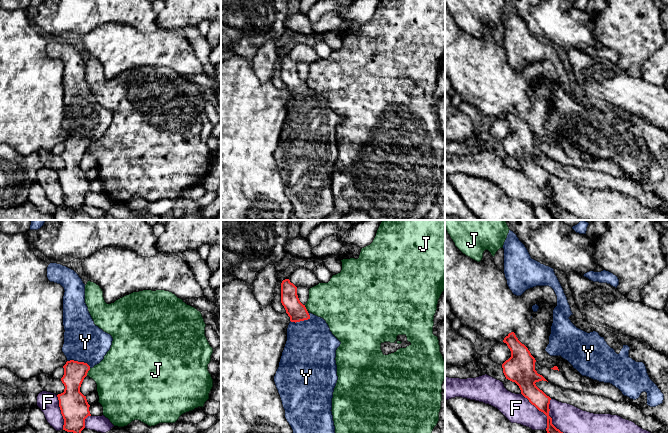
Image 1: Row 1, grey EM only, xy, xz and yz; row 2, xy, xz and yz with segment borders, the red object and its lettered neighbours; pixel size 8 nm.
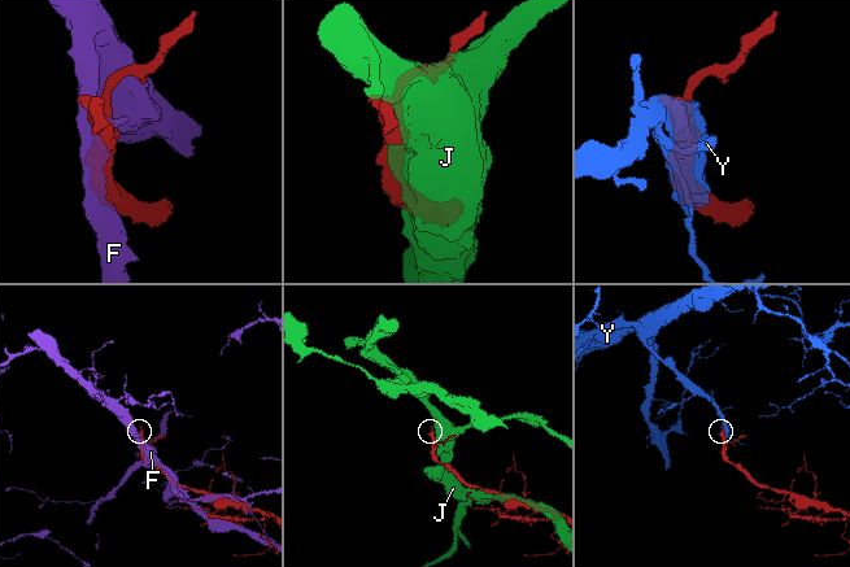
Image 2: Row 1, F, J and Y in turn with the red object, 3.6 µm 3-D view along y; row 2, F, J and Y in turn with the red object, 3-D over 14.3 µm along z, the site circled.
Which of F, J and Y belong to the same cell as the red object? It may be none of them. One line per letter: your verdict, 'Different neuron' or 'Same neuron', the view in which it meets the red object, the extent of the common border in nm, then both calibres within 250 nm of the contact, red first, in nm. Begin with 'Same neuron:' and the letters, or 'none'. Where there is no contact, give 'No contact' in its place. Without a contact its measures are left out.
Same neuron: Y
F: Different neuron. Touches red in yz. Shared border 460 nm. Thickness 140 nm (red) against 220 nm
J: Different neuron. Touches red in xy. Shared border 70 nm. Thickness 180 nm (red) against 360 nm
Y: Same neuron. Touches red in xz. Shared border 180 nm. Thickness 150 nm (red) against 420 nm

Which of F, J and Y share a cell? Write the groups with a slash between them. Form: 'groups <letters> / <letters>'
groups F / J / Y

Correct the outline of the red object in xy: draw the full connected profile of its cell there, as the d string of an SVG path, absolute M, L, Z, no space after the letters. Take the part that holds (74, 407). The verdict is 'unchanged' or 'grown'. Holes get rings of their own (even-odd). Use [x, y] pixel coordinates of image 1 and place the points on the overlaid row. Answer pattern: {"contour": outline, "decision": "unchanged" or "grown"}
{"contour": "M57 263L47 267L50 282L64 288L62 352L67 358L61 378L64 392L58 394L59 407L64 419L63 430L81 433L85 419L91 416L86 396L80 392L88 371L99 364L110 350L113 338L94 324L85 303L85 284L72 269Z", "decision": "grown"}

